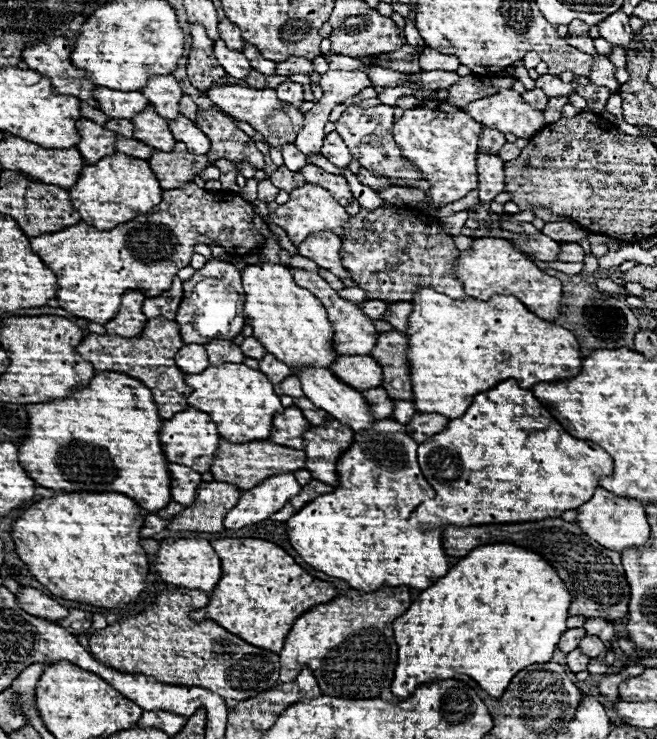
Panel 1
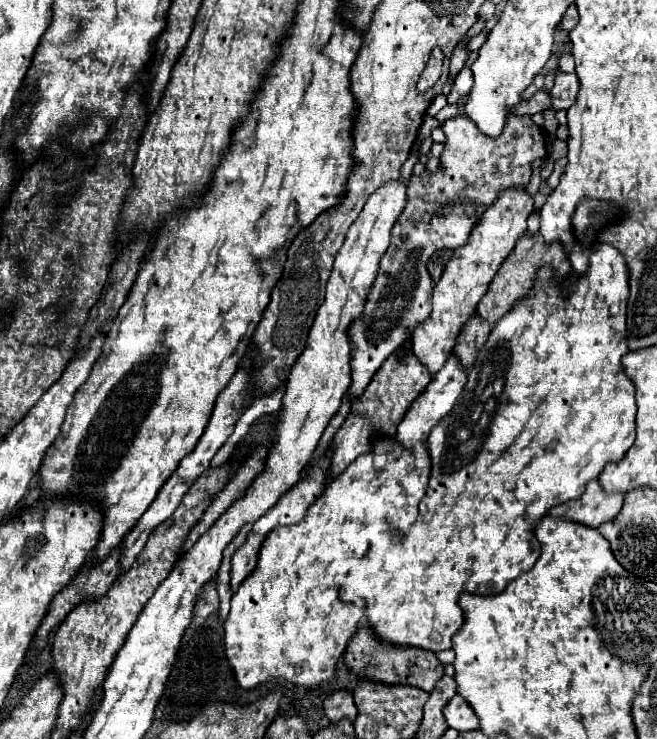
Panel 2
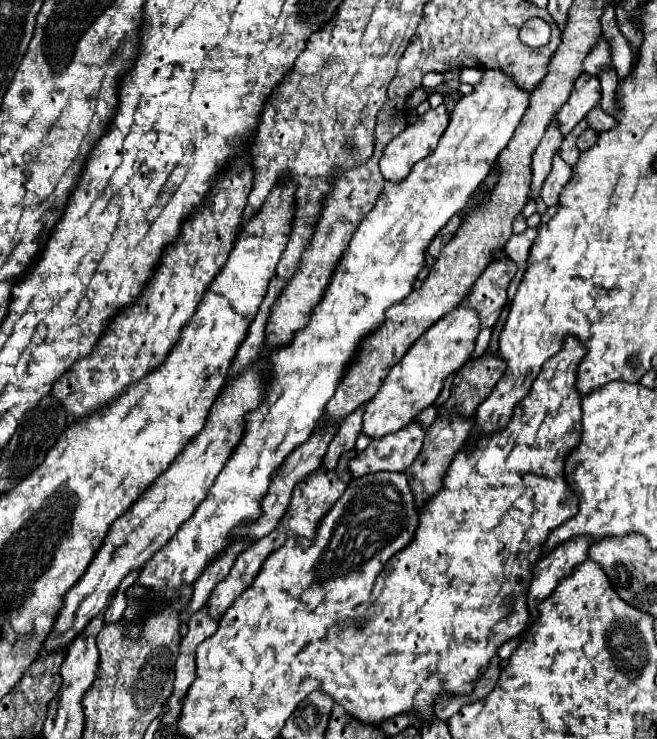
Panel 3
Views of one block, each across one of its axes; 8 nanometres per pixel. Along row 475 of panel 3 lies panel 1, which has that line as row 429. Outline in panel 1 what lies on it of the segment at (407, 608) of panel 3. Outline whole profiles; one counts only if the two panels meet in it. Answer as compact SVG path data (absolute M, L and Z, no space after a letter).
M513 378L500 382L486 394L476 394L472 406L462 418L450 420L444 432L434 434L418 446L418 462L422 474L446 504L444 518L454 526L514 524L558 518L566 510L580 508L588 502L600 486L600 478L612 476L612 458L598 444L570 436L548 408L536 400L532 390L516 386Z

